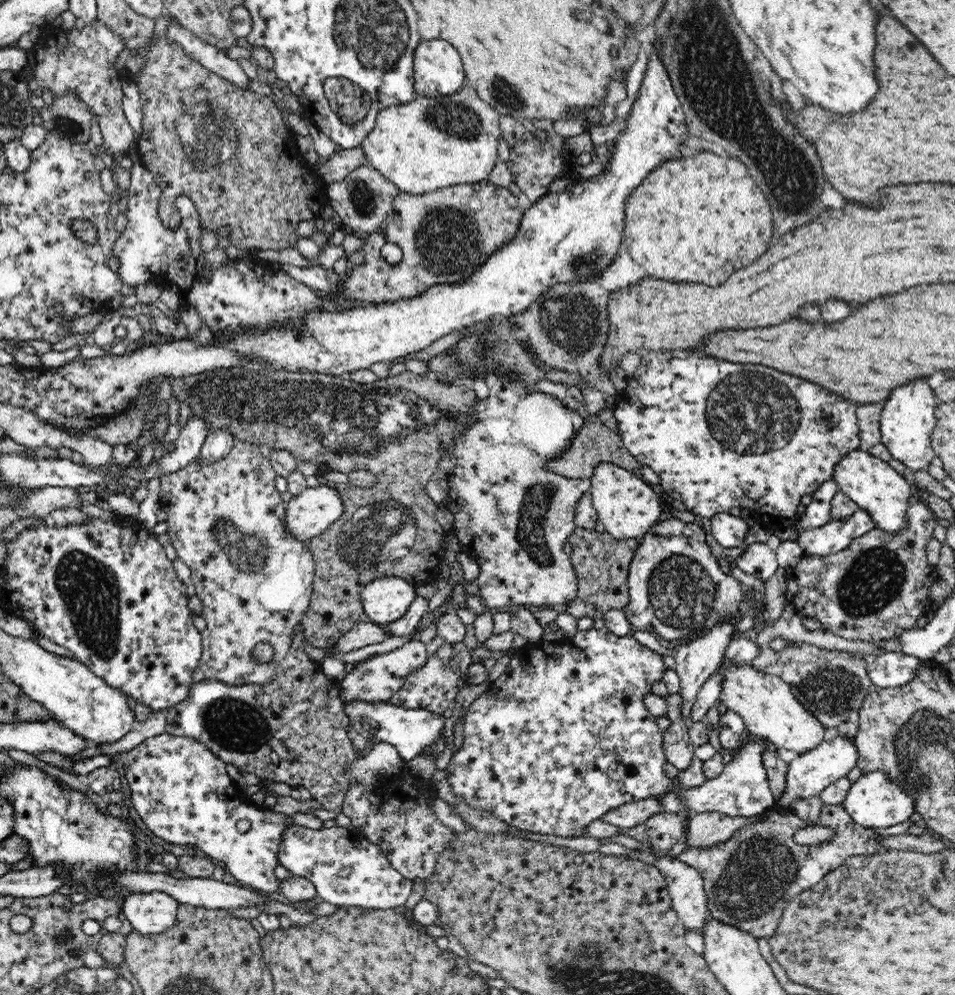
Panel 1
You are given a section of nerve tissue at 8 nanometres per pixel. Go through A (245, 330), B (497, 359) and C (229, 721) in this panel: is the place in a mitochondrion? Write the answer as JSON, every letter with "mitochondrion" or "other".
{"A":"other","B":"mitochondrion","C":"mitochondrion"}

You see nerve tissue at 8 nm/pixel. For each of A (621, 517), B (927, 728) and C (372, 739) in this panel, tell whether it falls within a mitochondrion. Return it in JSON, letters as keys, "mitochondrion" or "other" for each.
{"A":"other","B":"mitochondrion","C":"other"}

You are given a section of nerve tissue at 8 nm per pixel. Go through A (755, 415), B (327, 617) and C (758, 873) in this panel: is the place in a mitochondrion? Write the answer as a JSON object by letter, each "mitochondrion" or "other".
{"A":"mitochondrion","B":"other","C":"mitochondrion"}

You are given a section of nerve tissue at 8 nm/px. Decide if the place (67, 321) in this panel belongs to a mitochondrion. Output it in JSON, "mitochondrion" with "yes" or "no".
{"mitochondrion":"no"}

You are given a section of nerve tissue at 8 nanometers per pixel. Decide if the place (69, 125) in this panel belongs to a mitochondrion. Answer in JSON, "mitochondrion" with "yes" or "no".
{"mitochondrion":"yes"}

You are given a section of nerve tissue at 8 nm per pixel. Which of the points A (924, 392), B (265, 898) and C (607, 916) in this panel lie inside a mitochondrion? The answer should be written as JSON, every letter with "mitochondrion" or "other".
{"A":"other","B":"other","C":"mitochondrion"}

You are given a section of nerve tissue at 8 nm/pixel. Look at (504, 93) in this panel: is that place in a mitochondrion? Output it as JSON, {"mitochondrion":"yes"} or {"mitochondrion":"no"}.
{"mitochondrion":"yes"}

